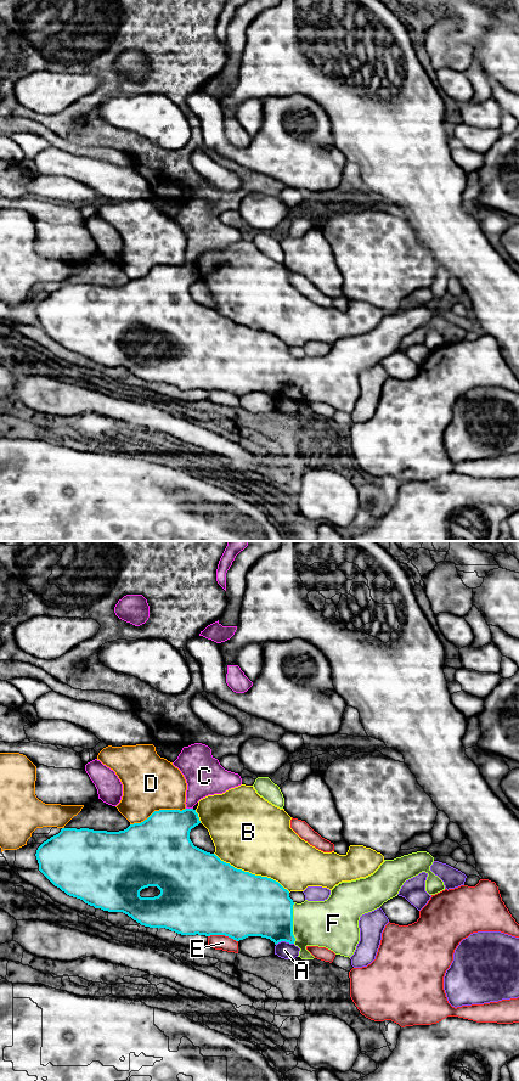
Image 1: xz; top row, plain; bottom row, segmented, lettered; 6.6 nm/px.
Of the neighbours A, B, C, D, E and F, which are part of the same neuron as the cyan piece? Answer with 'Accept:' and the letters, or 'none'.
Accept: F

